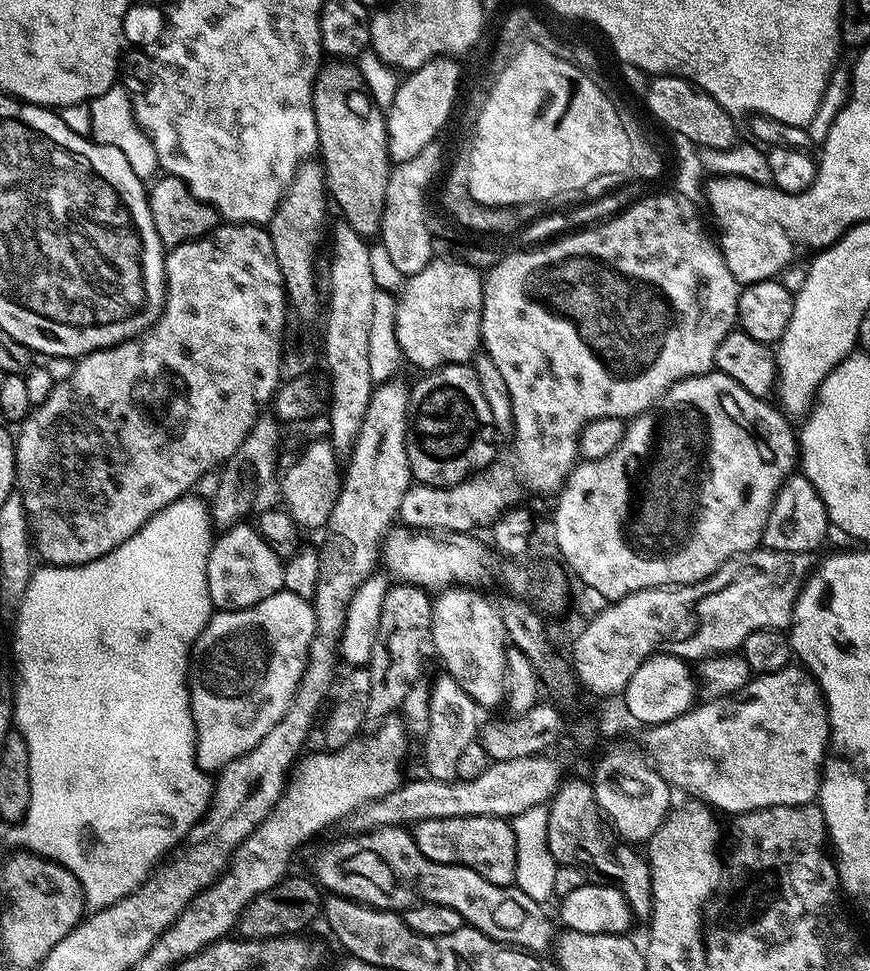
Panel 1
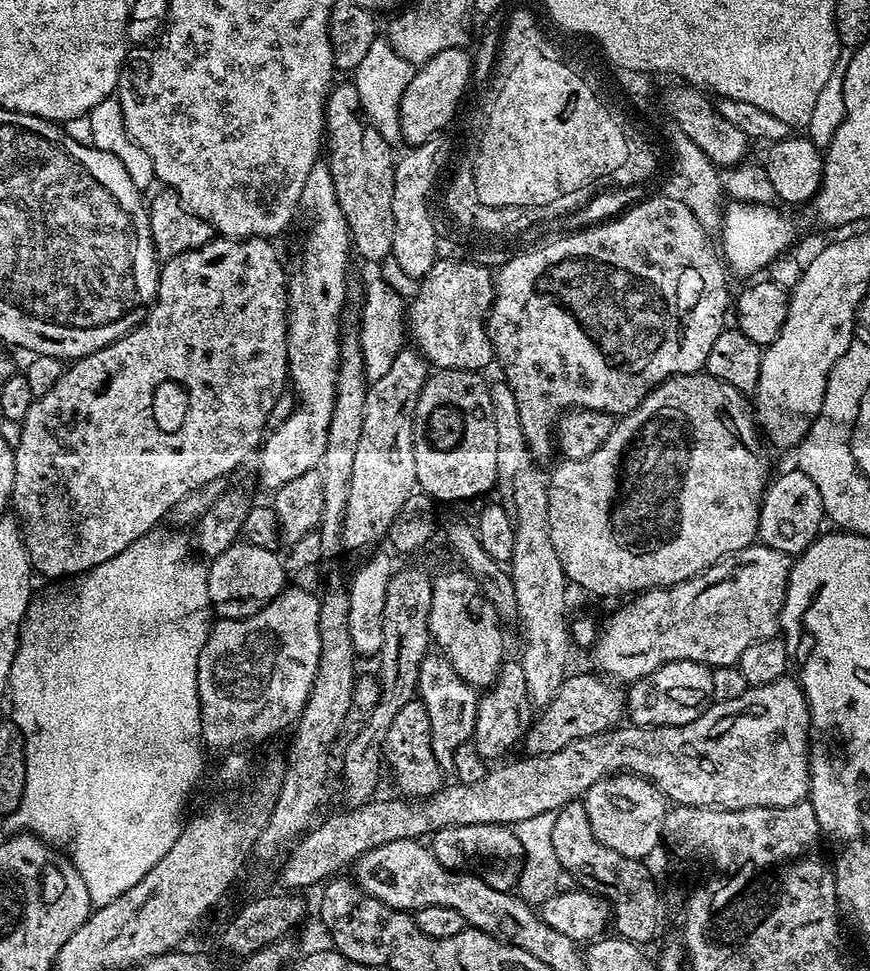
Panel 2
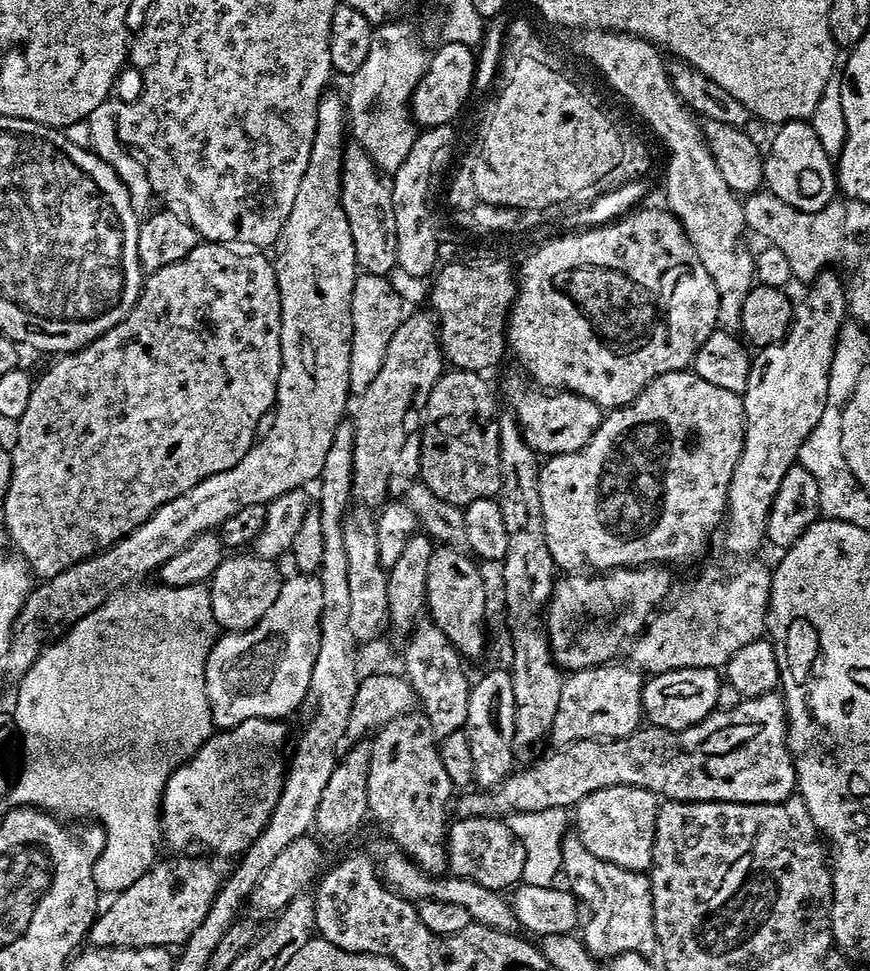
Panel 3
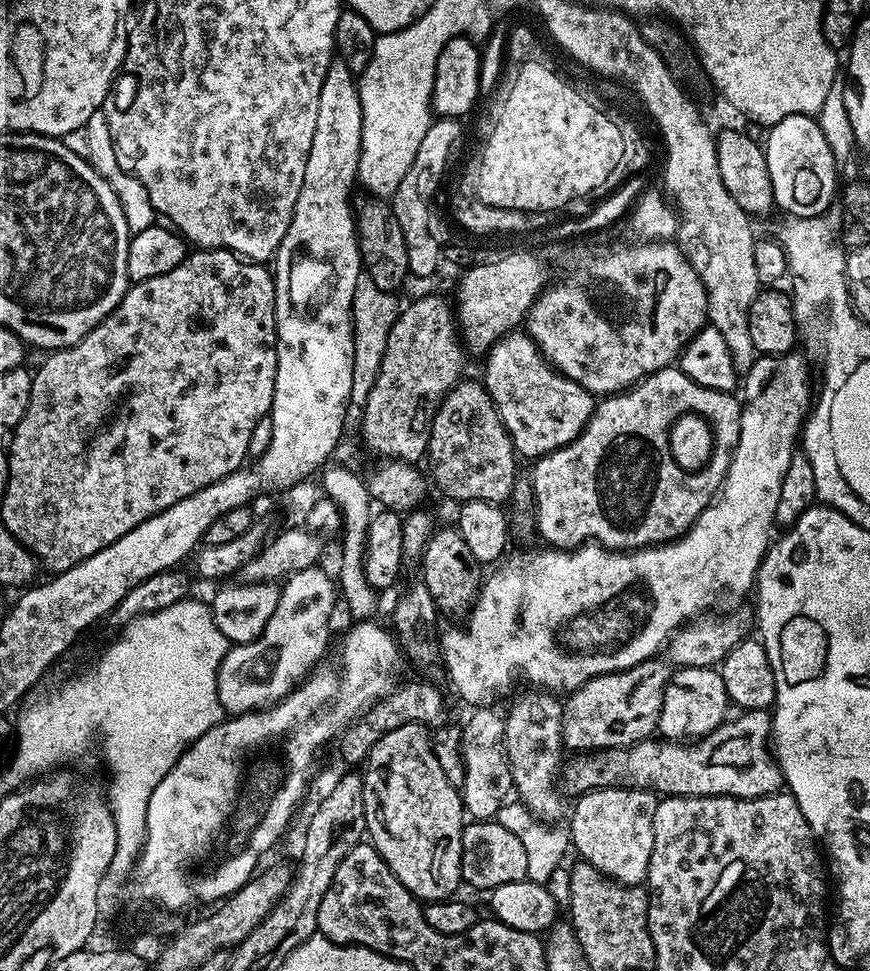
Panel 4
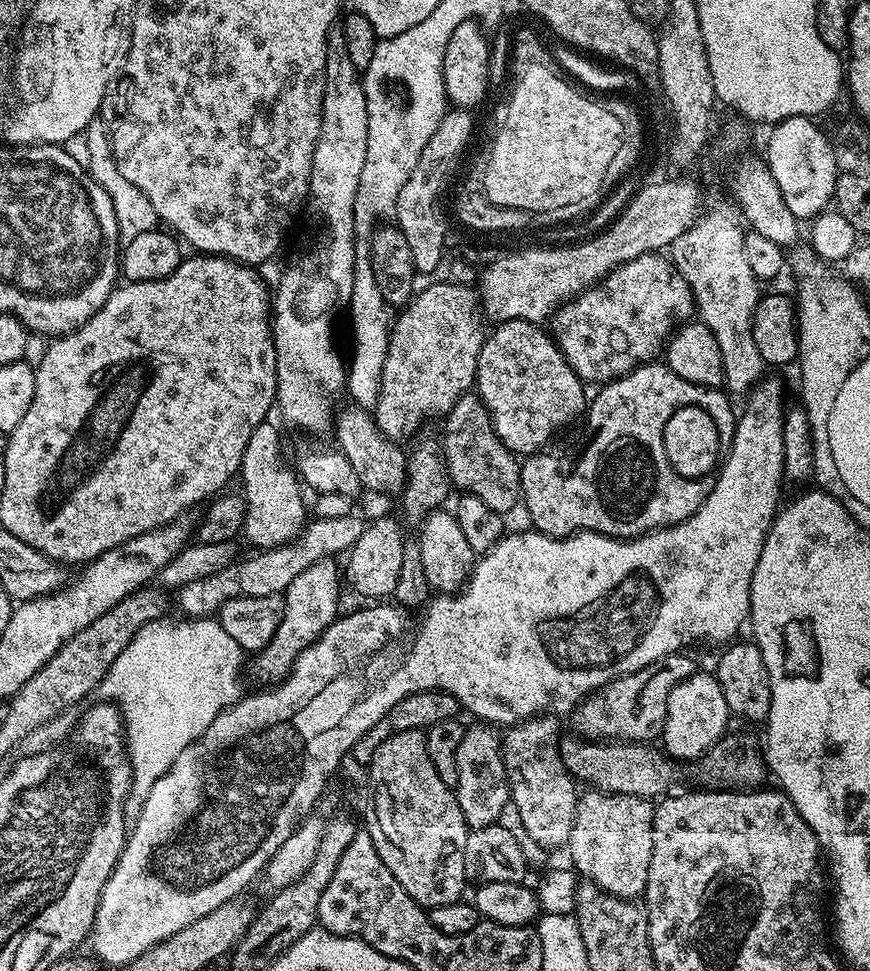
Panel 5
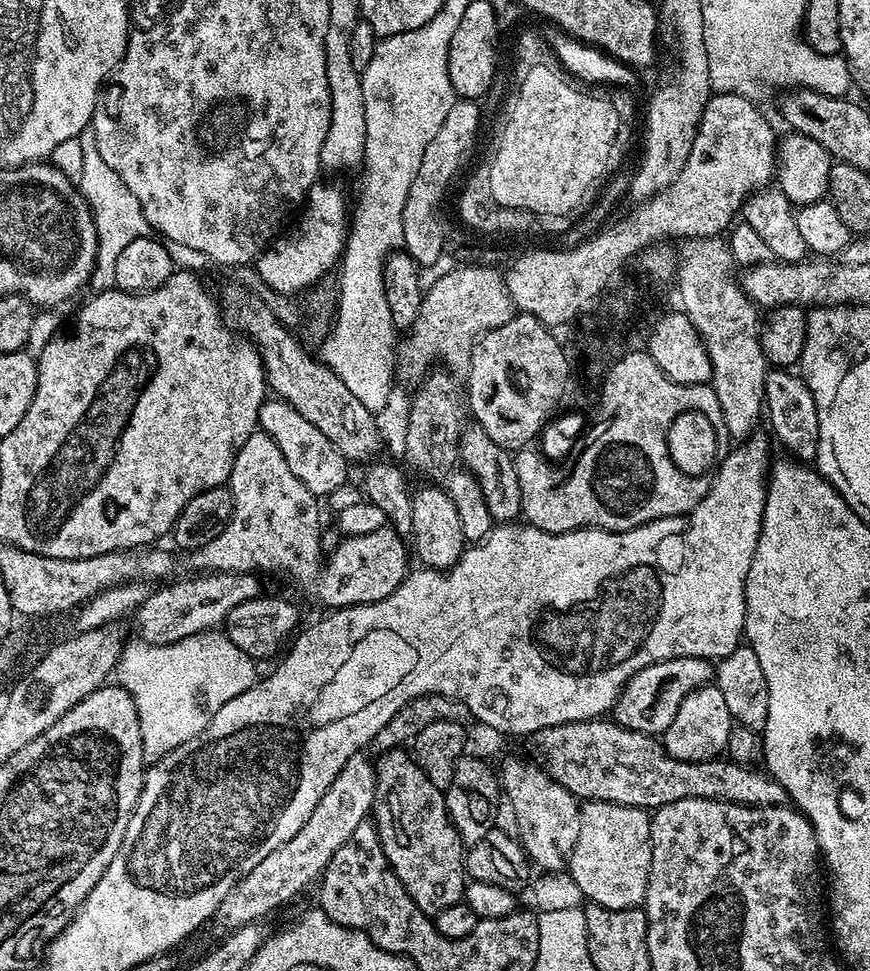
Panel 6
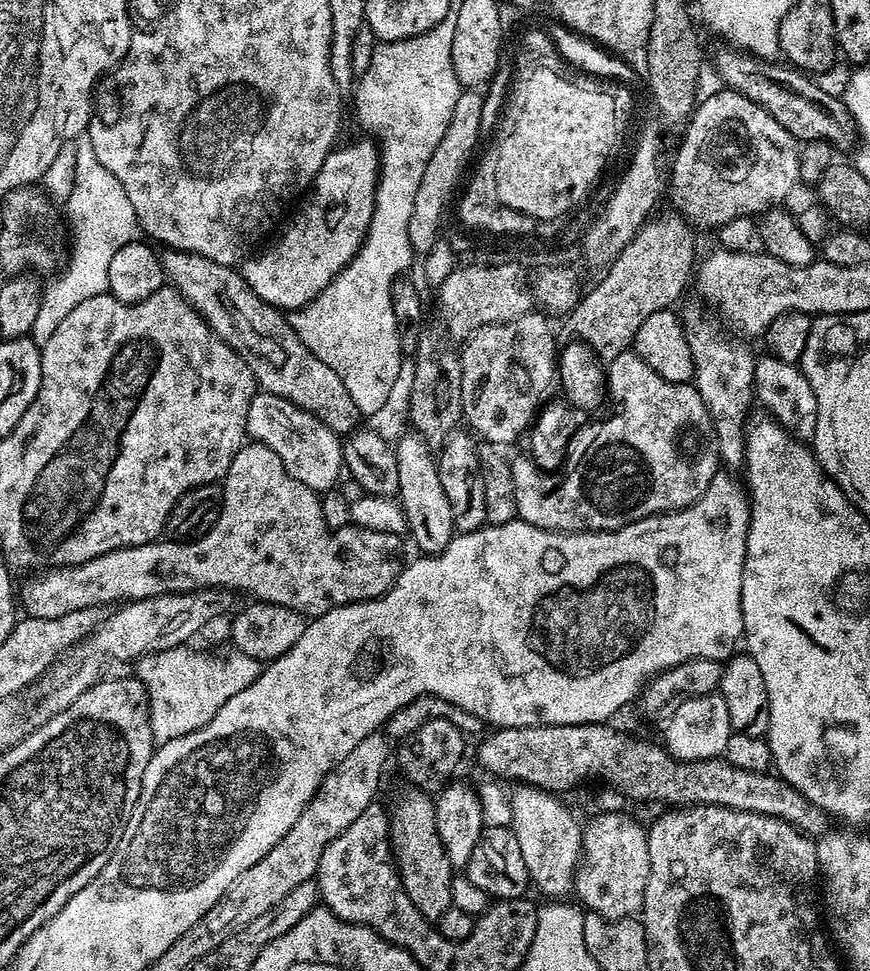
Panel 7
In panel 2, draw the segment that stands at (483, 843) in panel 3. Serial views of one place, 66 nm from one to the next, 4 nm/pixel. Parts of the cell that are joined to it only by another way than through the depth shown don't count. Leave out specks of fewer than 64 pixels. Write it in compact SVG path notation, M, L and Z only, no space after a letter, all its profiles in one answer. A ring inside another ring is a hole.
M475 824L457 828L440 828L431 833L430 847L438 862L447 868L467 870L481 876L494 890L507 892L520 883L524 851L515 831L507 824Z

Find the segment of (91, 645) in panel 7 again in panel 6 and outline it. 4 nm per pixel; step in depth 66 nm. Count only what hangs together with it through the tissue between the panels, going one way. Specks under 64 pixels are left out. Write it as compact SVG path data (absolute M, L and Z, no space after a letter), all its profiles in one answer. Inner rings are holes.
M212 570L207 574L196 574L193 580L165 583L157 587L134 613L134 620L140 623L139 639L146 644L173 644L199 632L219 629L225 623L228 612L262 596L260 580L259 575L251 572Z

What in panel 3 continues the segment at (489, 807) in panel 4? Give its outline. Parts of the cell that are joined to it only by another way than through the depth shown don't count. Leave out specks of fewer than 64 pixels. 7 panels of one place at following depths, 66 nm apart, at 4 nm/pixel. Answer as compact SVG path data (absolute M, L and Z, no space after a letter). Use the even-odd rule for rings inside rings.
M507 667L496 668L488 672L480 681L471 685L471 711L475 719L481 720L480 728L484 732L468 732L470 754L474 757L474 774L476 784L481 789L495 788L514 771L512 765L512 748L516 742L516 702L514 700L514 682Z

